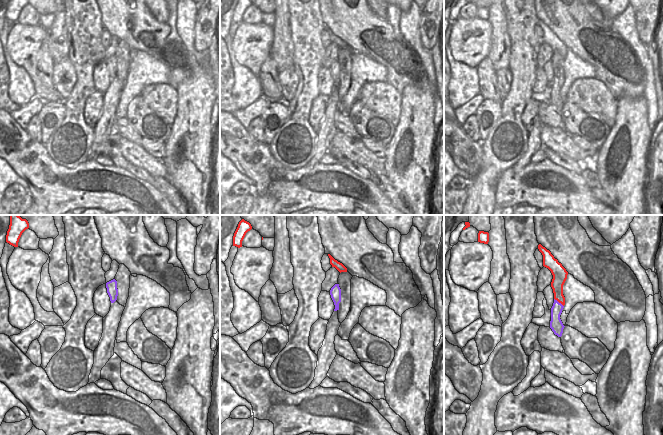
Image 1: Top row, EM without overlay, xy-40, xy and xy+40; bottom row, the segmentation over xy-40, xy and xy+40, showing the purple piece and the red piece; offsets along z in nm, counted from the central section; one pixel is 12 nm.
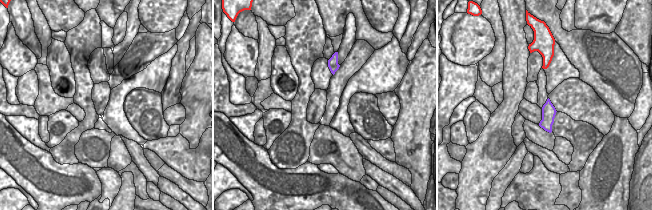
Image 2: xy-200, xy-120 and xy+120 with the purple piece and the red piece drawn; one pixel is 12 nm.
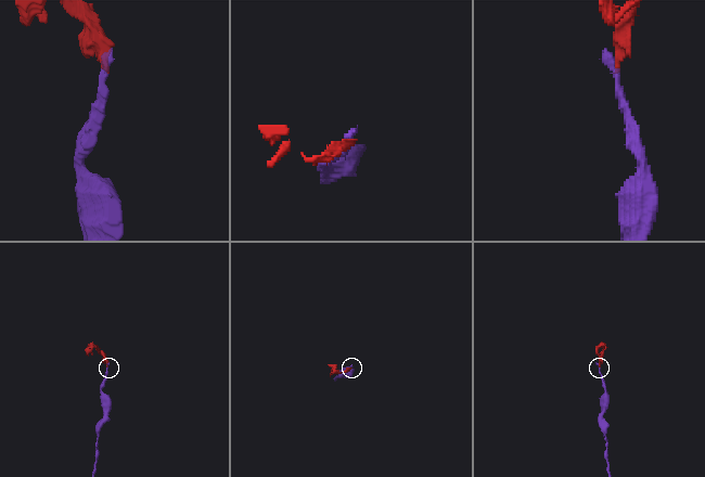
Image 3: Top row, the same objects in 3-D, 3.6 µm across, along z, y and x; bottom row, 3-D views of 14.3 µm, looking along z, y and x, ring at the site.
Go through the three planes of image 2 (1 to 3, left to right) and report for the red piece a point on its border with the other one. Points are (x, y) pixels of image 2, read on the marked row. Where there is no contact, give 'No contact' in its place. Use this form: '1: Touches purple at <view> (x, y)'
1: No contact
2: No contact
3: No contact

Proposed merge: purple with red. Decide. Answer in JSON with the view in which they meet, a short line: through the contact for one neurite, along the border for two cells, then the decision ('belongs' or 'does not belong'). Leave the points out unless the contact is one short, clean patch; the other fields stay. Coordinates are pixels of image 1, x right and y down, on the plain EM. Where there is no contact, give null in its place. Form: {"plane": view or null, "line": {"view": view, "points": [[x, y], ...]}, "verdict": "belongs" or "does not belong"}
{"plane": "xy+40", "line": {"view": "xy+40", "points": [[554, 74], [563, 82]]}, "verdict": "does not belong"}

